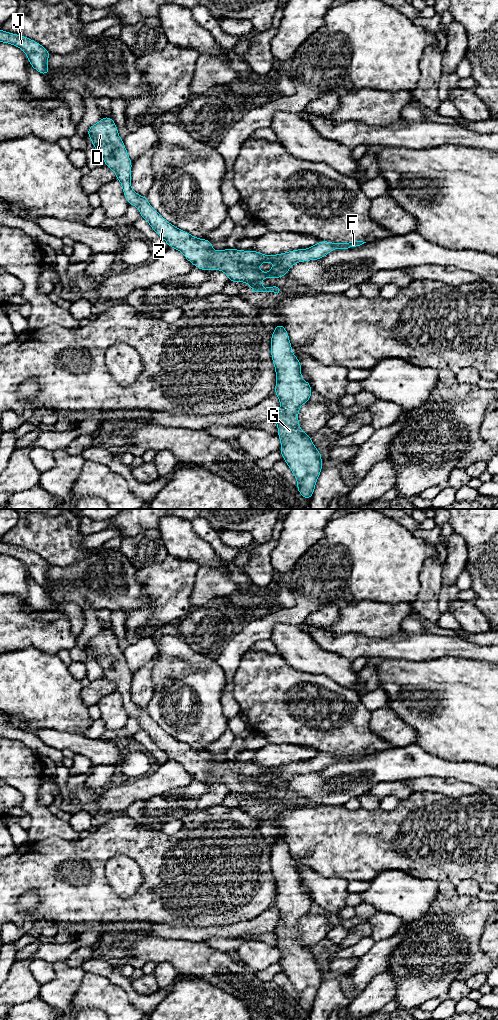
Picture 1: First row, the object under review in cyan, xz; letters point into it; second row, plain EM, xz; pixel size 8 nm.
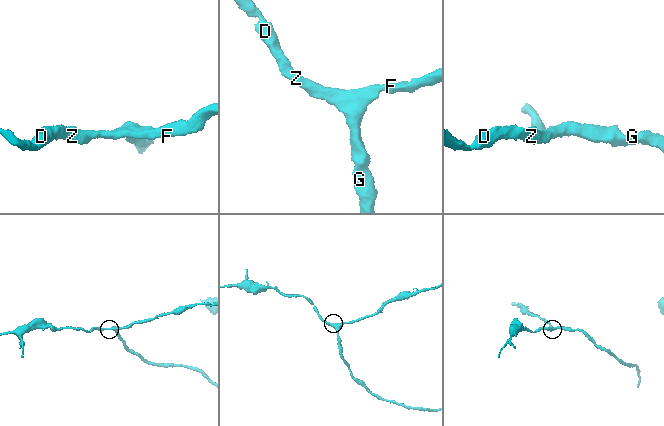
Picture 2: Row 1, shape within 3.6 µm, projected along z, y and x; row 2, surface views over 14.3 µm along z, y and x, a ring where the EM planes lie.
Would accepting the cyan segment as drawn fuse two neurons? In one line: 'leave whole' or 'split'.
leave whole

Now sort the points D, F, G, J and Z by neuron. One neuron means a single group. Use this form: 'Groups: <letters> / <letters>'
Groups: D F G J Z

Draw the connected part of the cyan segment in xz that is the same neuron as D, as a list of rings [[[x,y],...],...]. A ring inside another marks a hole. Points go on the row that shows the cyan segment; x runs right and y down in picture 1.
[[[104,116],[99,122],[89,127],[86,134],[90,136],[92,145],[102,156],[104,165],[116,173],[116,180],[121,182],[128,204],[138,208],[141,218],[148,221],[150,227],[167,242],[170,248],[181,251],[184,257],[198,269],[203,271],[222,270],[230,282],[246,282],[252,287],[253,292],[278,294],[278,287],[262,287],[261,280],[284,277],[297,262],[319,260],[332,250],[348,249],[366,243],[363,241],[349,243],[319,241],[305,250],[296,249],[274,255],[229,248],[213,251],[213,242],[193,237],[190,233],[178,229],[150,205],[146,196],[137,194],[131,188],[132,161],[112,118]],[[271,261],[276,264],[270,271],[263,273],[259,270],[258,264]]]

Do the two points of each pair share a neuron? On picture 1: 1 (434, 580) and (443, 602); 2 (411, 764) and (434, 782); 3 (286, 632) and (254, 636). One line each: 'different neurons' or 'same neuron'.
1: different neurons
2: different neurons
3: different neurons

